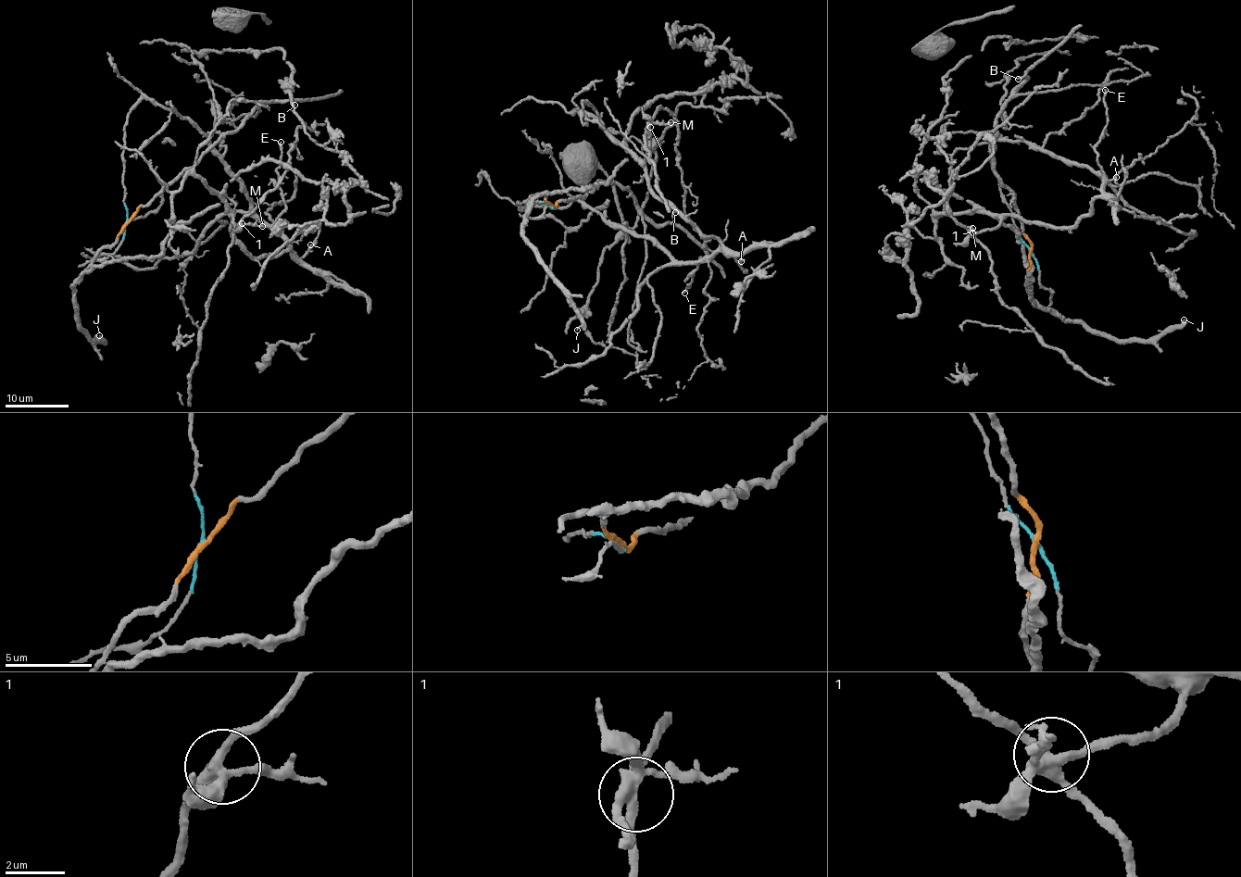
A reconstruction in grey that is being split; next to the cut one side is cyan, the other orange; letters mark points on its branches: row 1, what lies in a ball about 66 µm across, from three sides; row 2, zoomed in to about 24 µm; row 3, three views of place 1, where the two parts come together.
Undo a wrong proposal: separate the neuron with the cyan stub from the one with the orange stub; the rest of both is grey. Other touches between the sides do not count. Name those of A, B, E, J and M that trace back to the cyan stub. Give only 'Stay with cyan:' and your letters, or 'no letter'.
Stay with cyan: A, E, M

